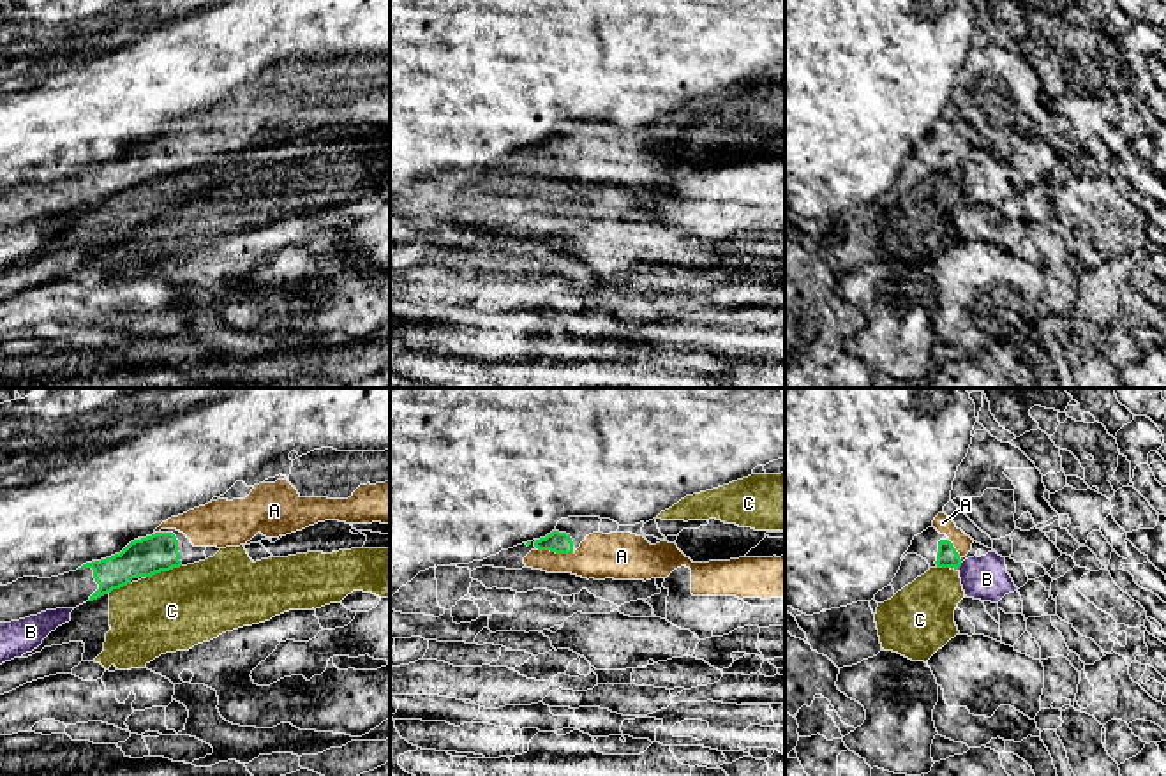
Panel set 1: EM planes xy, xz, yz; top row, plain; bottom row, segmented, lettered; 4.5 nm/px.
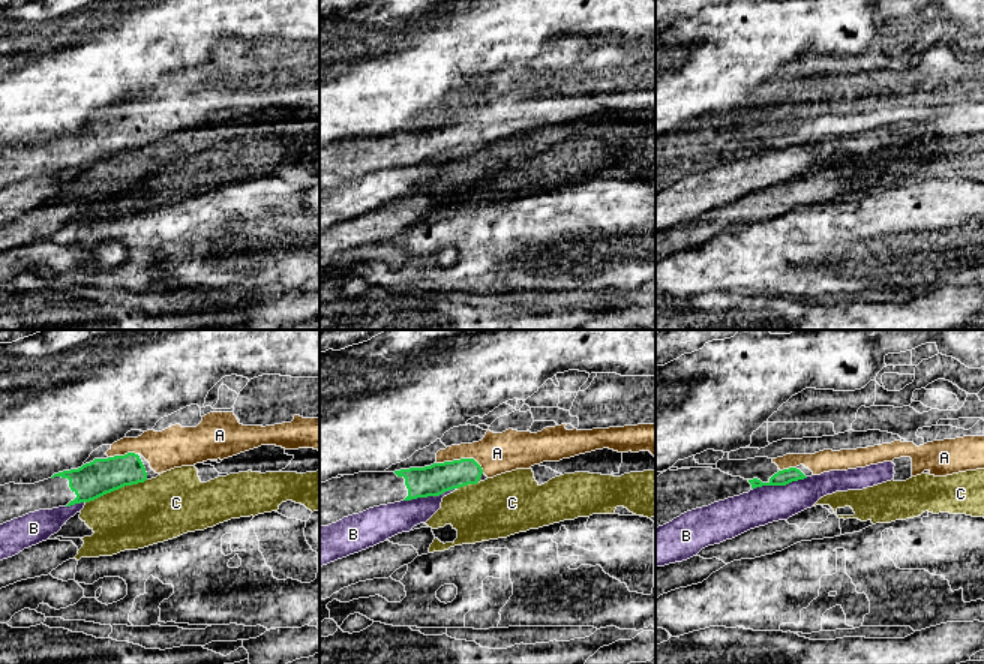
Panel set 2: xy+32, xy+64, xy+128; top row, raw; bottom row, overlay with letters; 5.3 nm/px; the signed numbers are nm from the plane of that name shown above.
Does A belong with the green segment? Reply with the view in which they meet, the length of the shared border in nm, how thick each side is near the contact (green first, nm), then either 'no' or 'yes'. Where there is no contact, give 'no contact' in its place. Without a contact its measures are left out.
xz | 160 nm | 100/220 nm | yes

